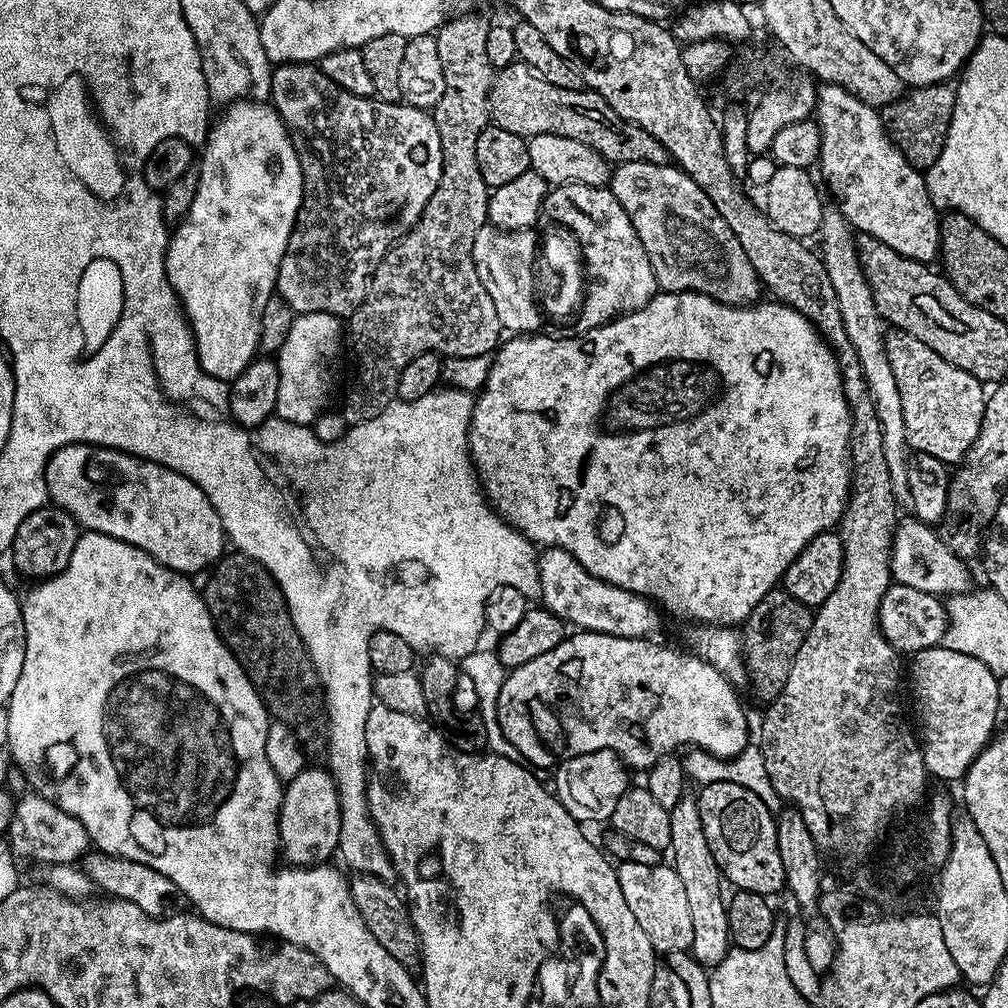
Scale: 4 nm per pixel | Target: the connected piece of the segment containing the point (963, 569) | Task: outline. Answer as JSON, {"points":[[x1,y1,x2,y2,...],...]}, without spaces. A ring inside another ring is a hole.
{"points":[[917,518,901,519,896,526,896,535,892,538,892,578,902,586,914,586,914,590,922,590,926,594,934,594,941,598,949,598,960,593,967,593,973,587,972,576,963,559,957,556,943,535,935,531,933,525,926,524]]}

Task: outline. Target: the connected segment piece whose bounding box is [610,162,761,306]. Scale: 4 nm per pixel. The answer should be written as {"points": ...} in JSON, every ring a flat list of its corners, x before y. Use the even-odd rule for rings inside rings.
{"points":[[630,162,615,165,610,187,614,198,626,210,646,254,650,258,650,266,654,270,657,289,666,292,686,292,700,290,709,293,718,302,737,306,752,306,758,297,752,292,736,292,739,288,761,287,759,276,750,266,738,238,730,230,726,218,718,214,714,202,706,198,706,194,686,173,668,164,647,164,646,162]]}

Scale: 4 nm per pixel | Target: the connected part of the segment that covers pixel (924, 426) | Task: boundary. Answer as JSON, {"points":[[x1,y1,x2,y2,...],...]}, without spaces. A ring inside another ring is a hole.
{"points":[[892,335,886,340,888,361,902,398,909,449,945,462,951,461,951,456,967,457,978,438,986,399,985,385,974,378,974,374,946,362,946,358,934,354,930,346,912,336]]}

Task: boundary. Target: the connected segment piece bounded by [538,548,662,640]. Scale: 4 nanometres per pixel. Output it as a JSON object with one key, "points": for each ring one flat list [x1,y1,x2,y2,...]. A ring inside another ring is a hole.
{"points":[[544,548,539,553,540,591,543,607,559,616,561,620,586,632,601,632,622,638,643,640,655,637,660,628,662,612,646,596,635,596,633,592,594,578,570,553,561,548]]}

